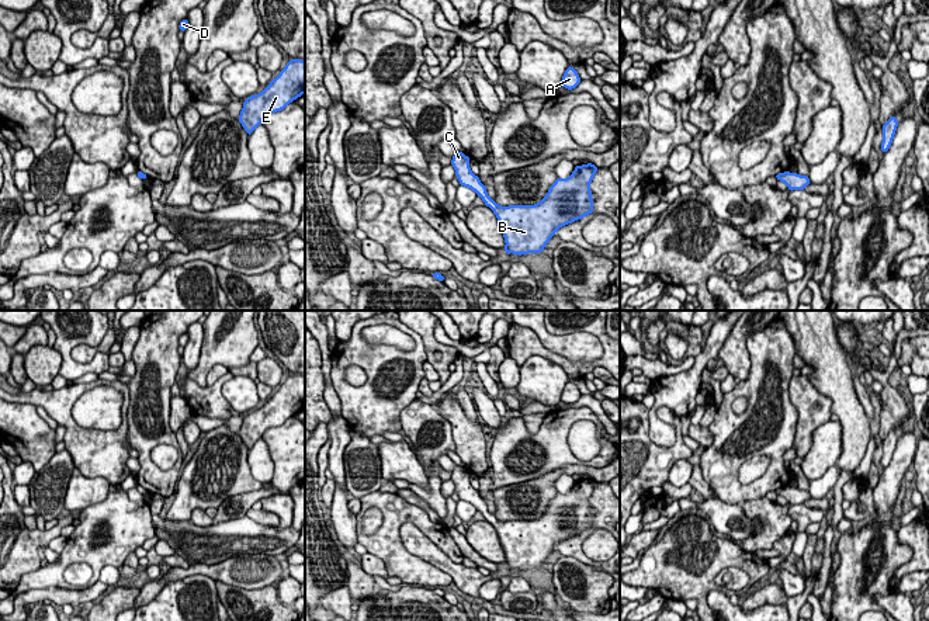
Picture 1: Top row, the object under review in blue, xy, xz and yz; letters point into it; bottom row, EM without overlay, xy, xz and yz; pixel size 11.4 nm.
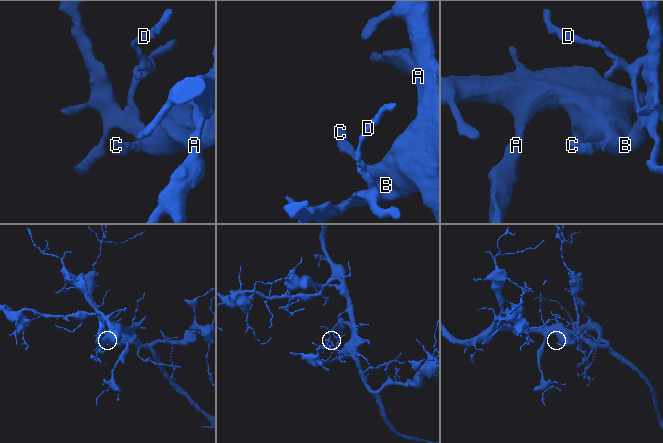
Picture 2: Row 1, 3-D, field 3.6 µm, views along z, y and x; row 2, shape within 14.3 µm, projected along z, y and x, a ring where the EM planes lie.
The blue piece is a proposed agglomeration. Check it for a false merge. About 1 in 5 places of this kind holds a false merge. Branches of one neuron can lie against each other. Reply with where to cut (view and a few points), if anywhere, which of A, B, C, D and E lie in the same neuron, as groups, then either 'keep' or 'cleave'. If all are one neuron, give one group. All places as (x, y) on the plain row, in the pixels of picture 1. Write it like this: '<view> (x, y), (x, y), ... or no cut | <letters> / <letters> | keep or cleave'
no cut | A B C D E | keep

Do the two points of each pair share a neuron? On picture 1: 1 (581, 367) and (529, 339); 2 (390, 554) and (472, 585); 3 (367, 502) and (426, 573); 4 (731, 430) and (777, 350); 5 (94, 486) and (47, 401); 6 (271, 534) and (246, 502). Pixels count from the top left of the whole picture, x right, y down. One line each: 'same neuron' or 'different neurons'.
1: same neuron
2: different neurons
3: same neuron
4: same neuron
5: different neurons
6: different neurons

